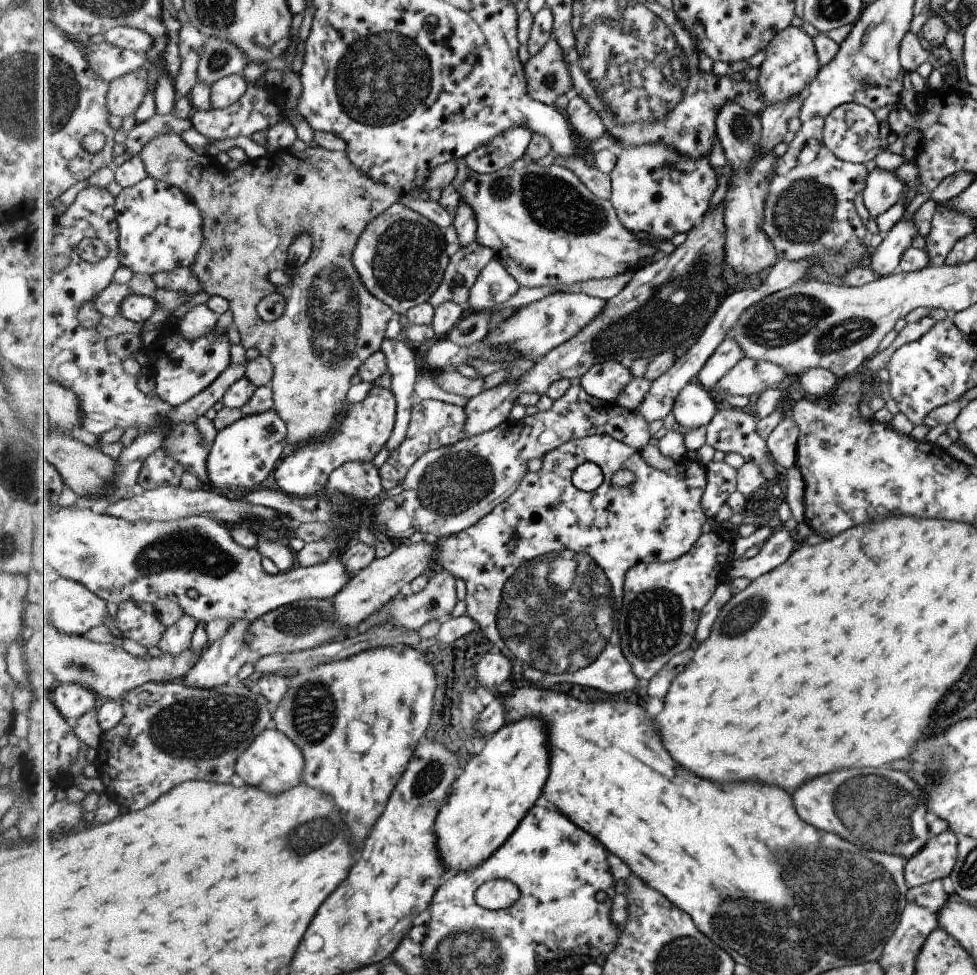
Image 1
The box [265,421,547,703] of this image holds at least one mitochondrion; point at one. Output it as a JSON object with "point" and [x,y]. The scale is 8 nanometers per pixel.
{"point":[454,482]}

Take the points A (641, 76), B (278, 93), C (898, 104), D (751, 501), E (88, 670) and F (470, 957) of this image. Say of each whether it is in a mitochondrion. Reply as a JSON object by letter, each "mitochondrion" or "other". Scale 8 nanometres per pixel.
{"A":"mitochondrion","B":"other","C":"other","D":"other","E":"mitochondrion","F":"mitochondrion"}

